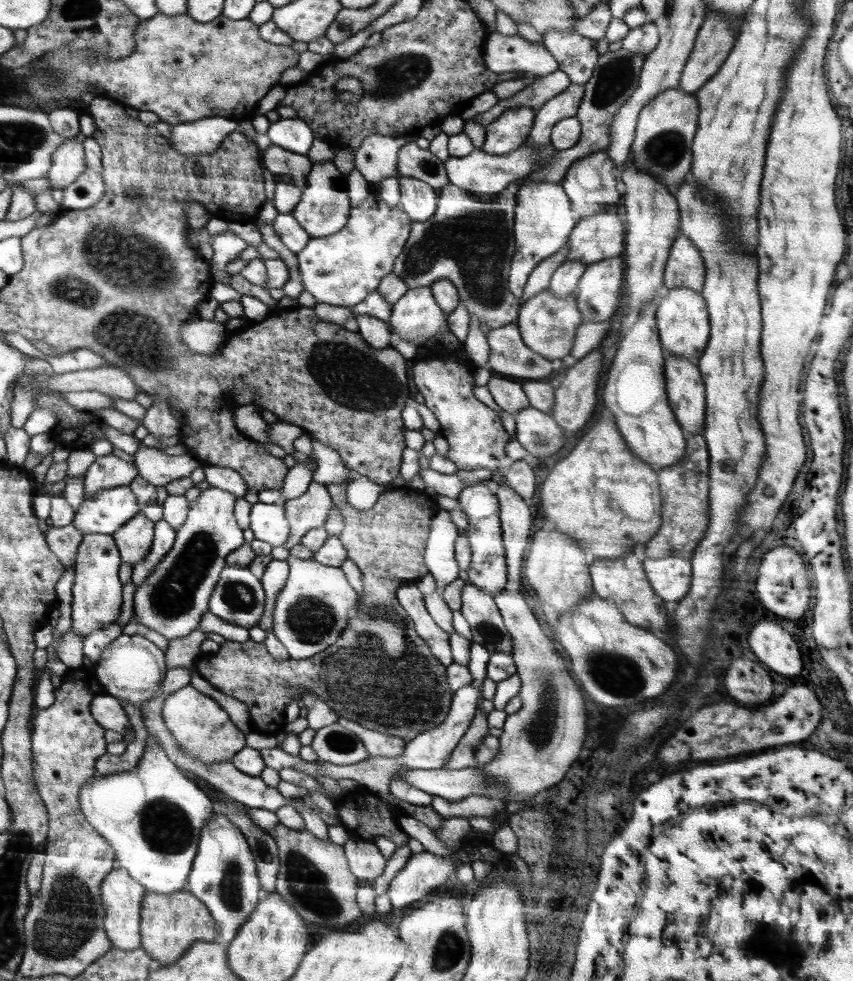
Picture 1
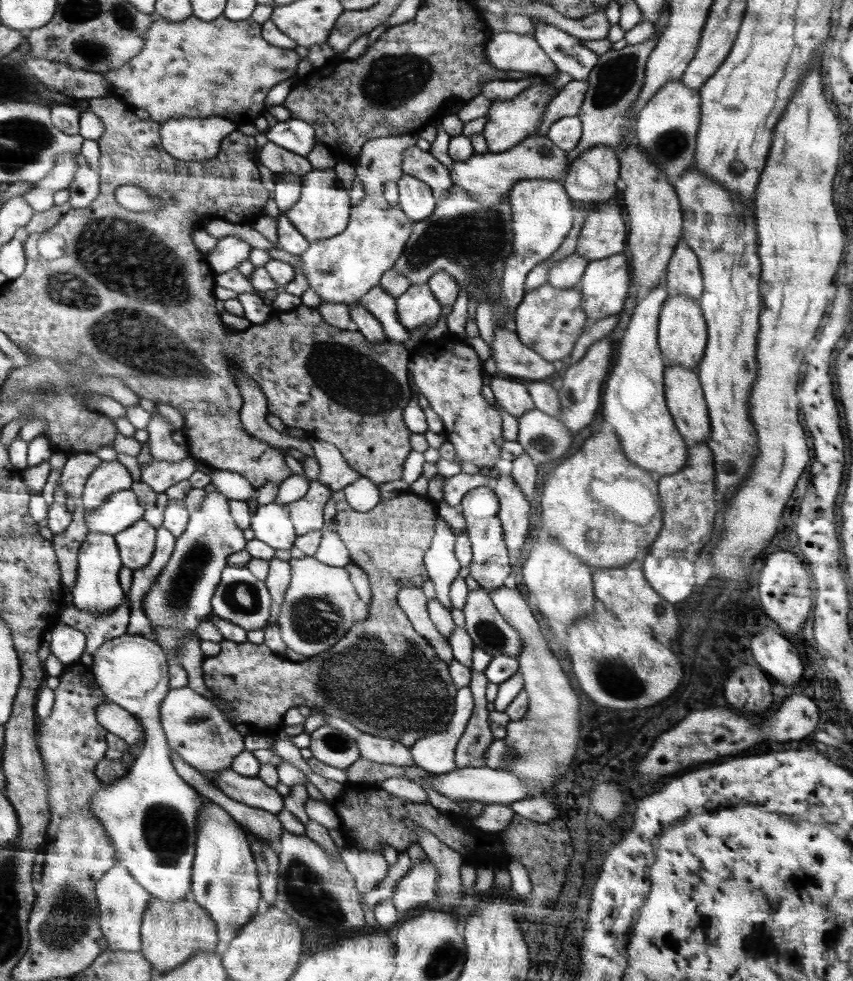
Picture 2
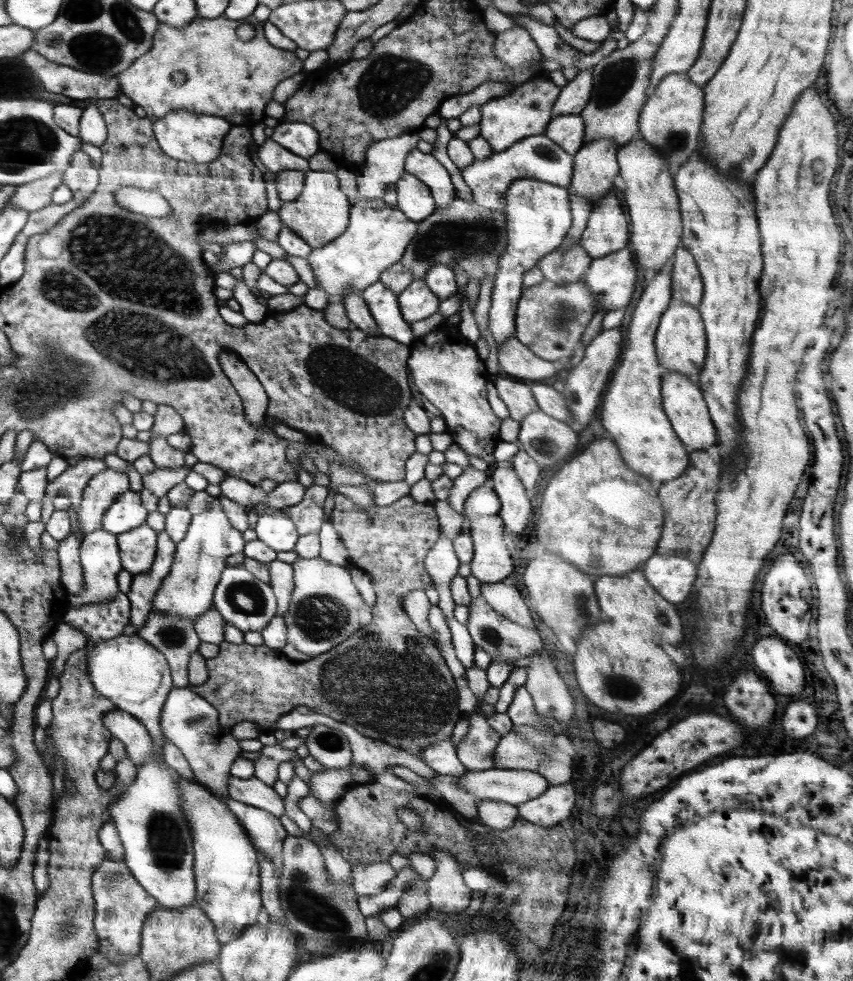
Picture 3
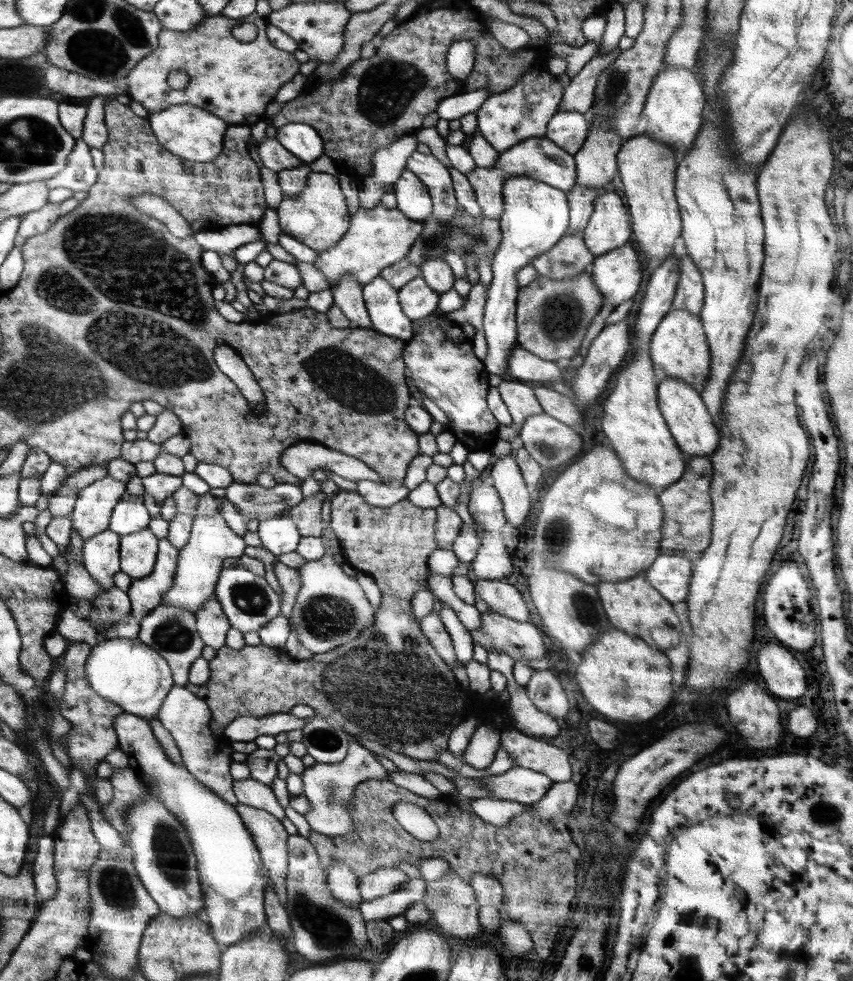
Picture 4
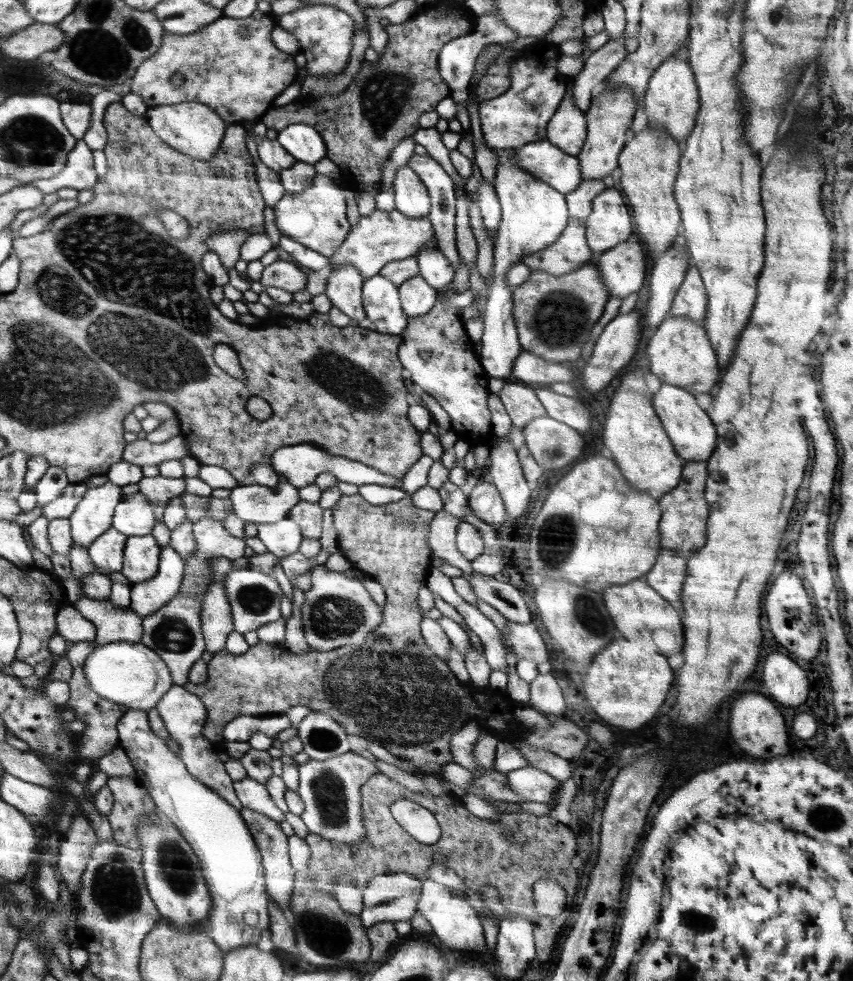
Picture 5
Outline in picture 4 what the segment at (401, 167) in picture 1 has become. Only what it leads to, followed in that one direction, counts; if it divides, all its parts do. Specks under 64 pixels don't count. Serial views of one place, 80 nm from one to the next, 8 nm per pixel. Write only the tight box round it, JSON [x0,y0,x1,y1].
[406,151,458,222]

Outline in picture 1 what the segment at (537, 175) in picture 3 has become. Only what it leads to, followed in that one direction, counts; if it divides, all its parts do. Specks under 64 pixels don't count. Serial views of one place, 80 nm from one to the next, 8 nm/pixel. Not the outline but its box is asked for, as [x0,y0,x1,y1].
[443,142,557,198]

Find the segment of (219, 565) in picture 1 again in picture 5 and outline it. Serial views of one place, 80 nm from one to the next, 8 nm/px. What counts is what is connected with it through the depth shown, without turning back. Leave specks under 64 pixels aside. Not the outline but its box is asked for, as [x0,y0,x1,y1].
[176,516,246,598]

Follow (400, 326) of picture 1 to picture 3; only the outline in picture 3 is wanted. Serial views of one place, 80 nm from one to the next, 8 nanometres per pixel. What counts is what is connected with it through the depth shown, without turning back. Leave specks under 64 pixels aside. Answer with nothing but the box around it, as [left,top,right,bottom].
[397,278,439,324]

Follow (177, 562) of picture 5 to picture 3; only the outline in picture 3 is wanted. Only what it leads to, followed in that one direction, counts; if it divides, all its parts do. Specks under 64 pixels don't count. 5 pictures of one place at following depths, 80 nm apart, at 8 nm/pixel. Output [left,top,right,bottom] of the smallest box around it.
[126,530,176,632]

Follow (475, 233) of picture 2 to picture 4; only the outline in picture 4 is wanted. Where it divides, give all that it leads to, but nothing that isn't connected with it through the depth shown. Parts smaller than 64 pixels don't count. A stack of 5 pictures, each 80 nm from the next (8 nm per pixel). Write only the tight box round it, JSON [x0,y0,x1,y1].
[406,205,502,266]

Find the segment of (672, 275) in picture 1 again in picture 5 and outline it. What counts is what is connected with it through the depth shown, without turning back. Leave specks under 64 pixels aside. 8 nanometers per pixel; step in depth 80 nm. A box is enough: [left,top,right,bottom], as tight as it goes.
[672,265,708,324]

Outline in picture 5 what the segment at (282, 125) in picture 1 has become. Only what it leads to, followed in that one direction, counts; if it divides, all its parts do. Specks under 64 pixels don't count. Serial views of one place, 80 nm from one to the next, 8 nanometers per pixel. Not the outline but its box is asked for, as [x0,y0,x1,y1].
[276,122,326,165]

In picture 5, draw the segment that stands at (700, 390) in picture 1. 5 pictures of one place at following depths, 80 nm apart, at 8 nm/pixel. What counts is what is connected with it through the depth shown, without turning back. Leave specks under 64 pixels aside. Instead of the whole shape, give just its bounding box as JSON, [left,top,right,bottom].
[652,383,717,463]

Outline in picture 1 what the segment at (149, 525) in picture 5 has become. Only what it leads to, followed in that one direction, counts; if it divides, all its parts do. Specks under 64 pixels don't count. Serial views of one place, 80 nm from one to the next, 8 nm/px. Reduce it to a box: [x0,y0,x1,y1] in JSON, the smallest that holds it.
[73,486,138,536]

